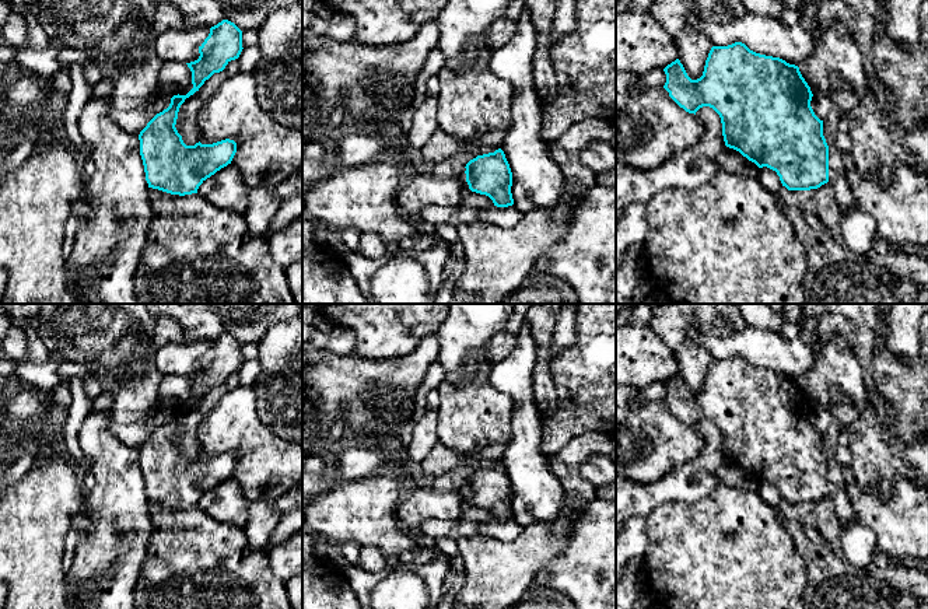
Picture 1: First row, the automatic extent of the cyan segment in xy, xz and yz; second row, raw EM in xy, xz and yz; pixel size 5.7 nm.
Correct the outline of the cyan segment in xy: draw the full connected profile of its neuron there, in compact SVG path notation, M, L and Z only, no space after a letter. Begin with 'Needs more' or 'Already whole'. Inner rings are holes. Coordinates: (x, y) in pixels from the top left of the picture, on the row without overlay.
Already whole. M223 333L210 342L209 350L199 360L199 372L186 377L193 402L186 409L174 409L169 420L157 427L139 448L148 501L179 510L197 507L207 491L231 477L237 466L234 454L186 459L175 438L185 413L199 405L214 386L238 372L242 363L242 344Z

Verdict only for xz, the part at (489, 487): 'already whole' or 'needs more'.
already whole

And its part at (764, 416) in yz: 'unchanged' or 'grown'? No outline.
unchanged

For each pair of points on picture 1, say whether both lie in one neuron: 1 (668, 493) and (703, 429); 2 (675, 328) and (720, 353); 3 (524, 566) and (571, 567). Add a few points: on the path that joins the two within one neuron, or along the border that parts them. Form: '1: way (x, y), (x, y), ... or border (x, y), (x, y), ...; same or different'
1: way (685, 479), (708, 455), (708, 445); same
2: border (693, 319), (686, 328), (685, 336); different
3: border (567, 542), (567, 546), (549, 560), (533, 580); different

